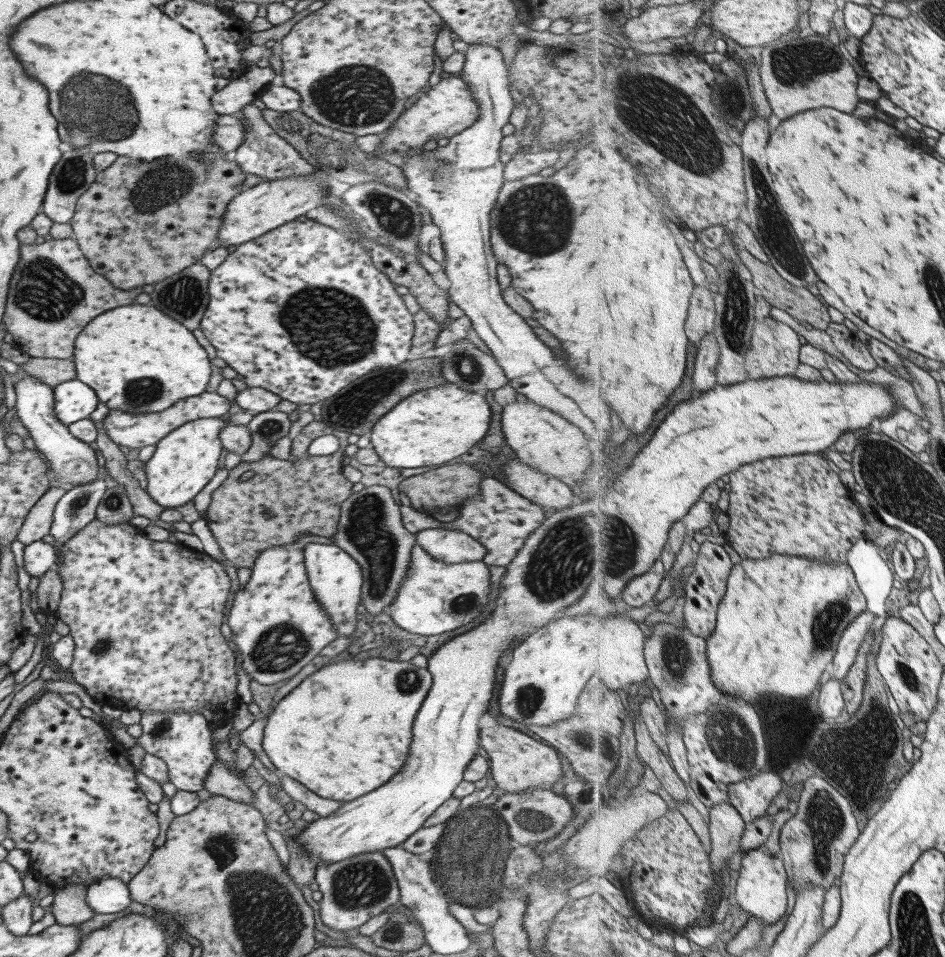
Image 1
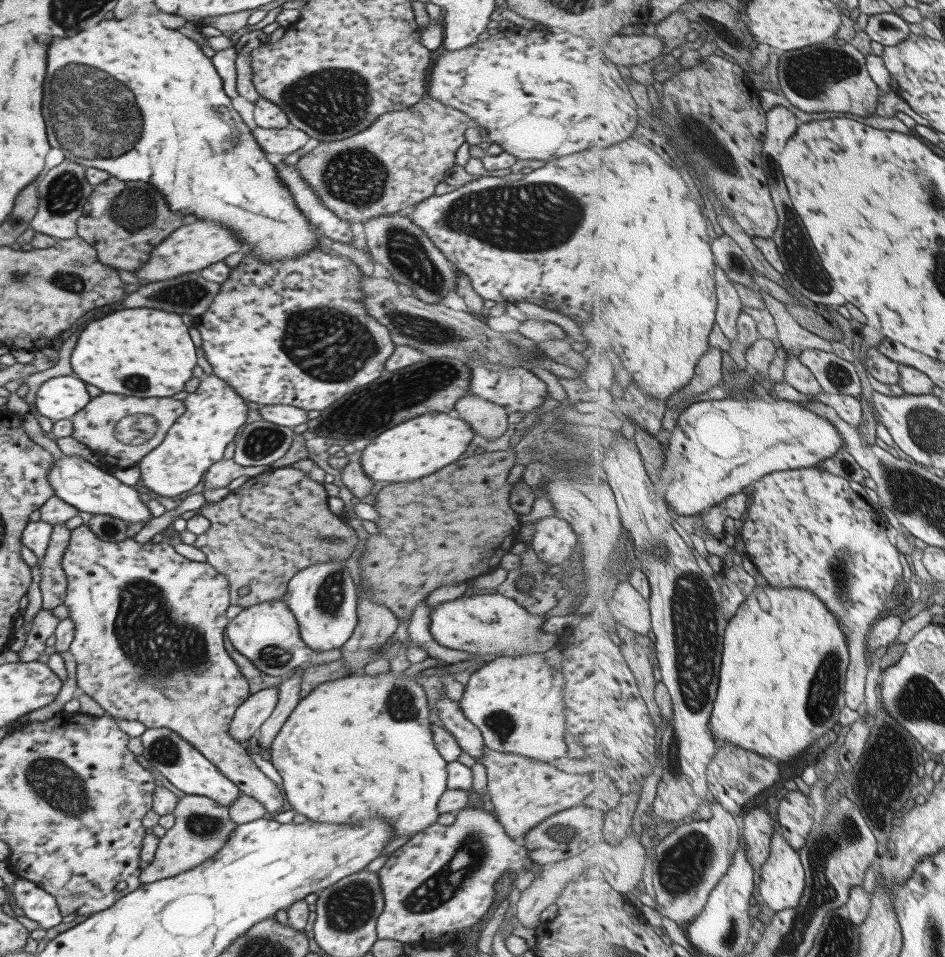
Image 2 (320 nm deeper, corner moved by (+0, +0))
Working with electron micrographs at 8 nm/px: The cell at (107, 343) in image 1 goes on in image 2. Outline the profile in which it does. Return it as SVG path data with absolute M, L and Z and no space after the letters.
M125 308L93 320L81 330L74 346L69 357L72 374L101 392L111 394L171 397L183 390L196 365L195 348L181 318L173 312L151 308Z

